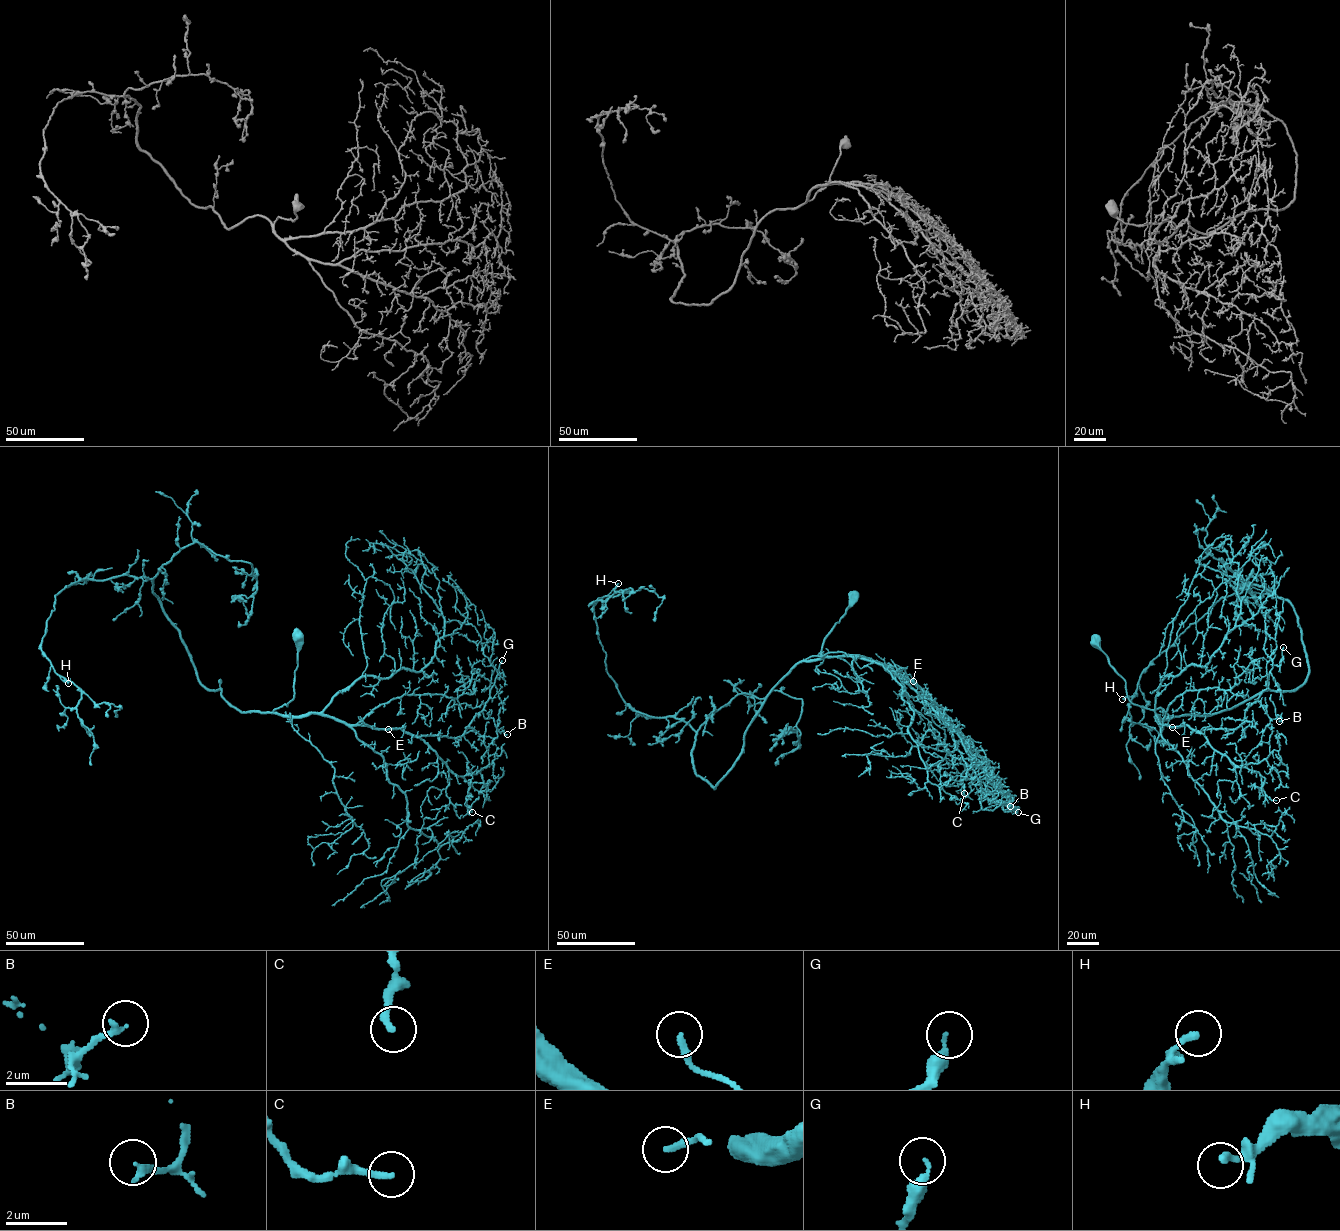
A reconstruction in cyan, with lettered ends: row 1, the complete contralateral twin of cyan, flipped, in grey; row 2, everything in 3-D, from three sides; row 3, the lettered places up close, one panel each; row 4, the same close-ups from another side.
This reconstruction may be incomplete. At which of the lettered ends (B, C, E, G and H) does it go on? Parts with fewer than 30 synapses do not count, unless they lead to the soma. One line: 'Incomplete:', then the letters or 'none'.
Incomplete: none

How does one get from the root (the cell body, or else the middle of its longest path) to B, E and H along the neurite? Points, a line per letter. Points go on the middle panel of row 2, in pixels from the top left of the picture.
B: (853, 595), (821, 650), (805, 660), (859, 657), (901, 677), (1010, 806)
E: (853, 595), (845, 613), (824, 639), (821, 650), (805, 660), (859, 657), (884, 665), (916, 690), (913, 681)
H: (853, 595), (715, 788), (695, 772), (693, 729), (634, 711), (606, 670), (593, 607), (618, 583)

